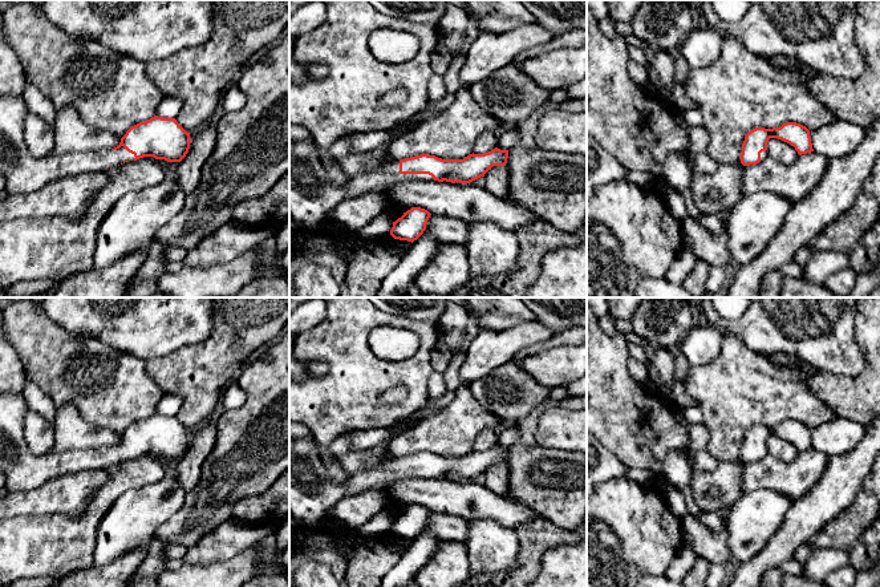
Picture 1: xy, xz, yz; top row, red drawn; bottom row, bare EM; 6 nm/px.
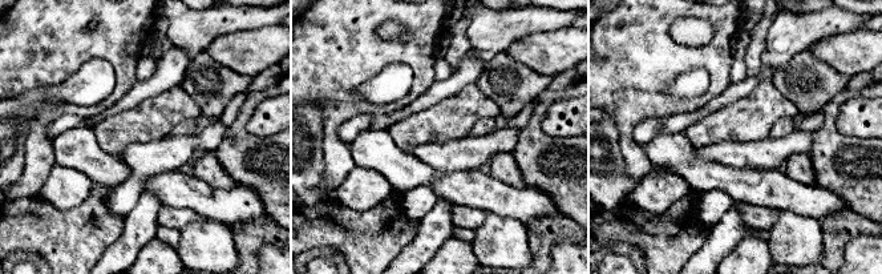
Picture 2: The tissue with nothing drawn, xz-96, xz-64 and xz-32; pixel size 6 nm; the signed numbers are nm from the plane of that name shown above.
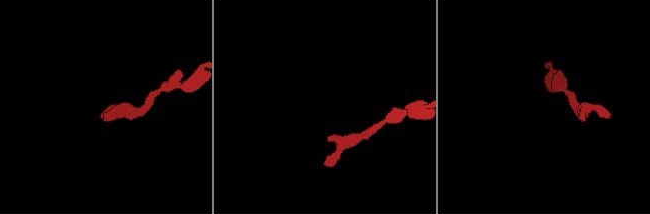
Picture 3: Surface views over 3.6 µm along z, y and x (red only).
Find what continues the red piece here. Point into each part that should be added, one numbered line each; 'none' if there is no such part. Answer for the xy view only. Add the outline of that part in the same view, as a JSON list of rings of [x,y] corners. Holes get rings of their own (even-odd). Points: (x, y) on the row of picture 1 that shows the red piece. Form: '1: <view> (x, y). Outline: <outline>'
1: xy (23, 173). Outline: [[[21,94],[0,97],[0,174],[5,179],[3,190],[8,195],[31,194],[61,178],[106,171],[135,158],[123,146],[117,150],[72,151],[60,158],[36,158],[24,141],[28,114]]]

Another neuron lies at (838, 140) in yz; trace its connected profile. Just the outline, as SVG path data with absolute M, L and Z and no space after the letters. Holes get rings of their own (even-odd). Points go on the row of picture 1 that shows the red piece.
M845 121L810 130L815 153L823 154L828 161L851 154L864 139L864 129Z

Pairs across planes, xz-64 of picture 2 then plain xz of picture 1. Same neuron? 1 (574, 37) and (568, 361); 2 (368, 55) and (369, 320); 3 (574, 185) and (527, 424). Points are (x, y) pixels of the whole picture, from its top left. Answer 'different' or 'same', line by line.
1: same
2: same
3: same

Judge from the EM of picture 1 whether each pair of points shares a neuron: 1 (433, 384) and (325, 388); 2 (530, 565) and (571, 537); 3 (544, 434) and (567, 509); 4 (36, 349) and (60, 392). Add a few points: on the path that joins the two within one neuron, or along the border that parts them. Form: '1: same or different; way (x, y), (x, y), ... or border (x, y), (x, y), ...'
1: different; border (434, 371), (428, 381), (429, 397)
2: same; way (535, 553), (551, 537), (559, 537)
3: different; border (538, 419), (535, 438), (540, 445), (572, 452)
4: same; way (47, 360), (57, 371), (60, 381)

